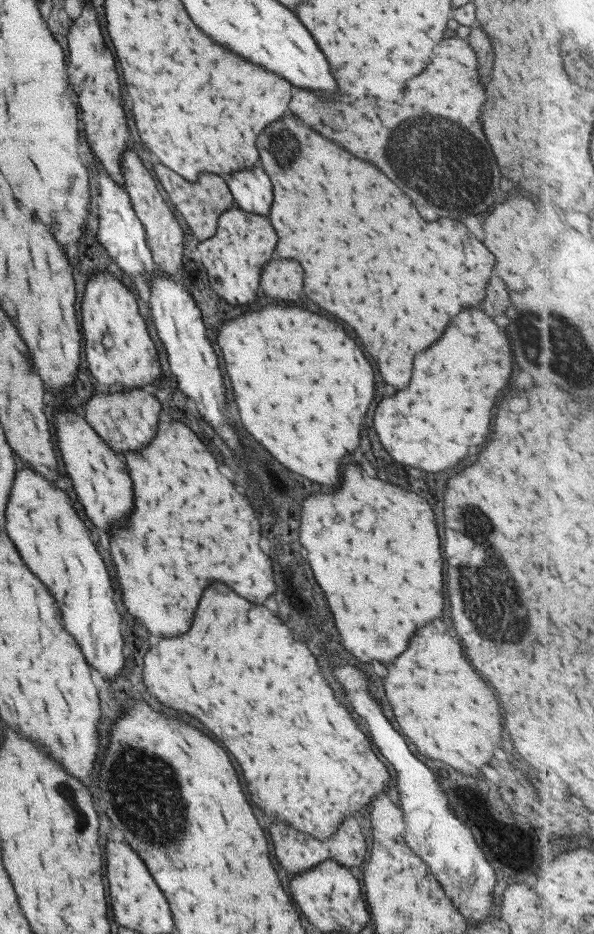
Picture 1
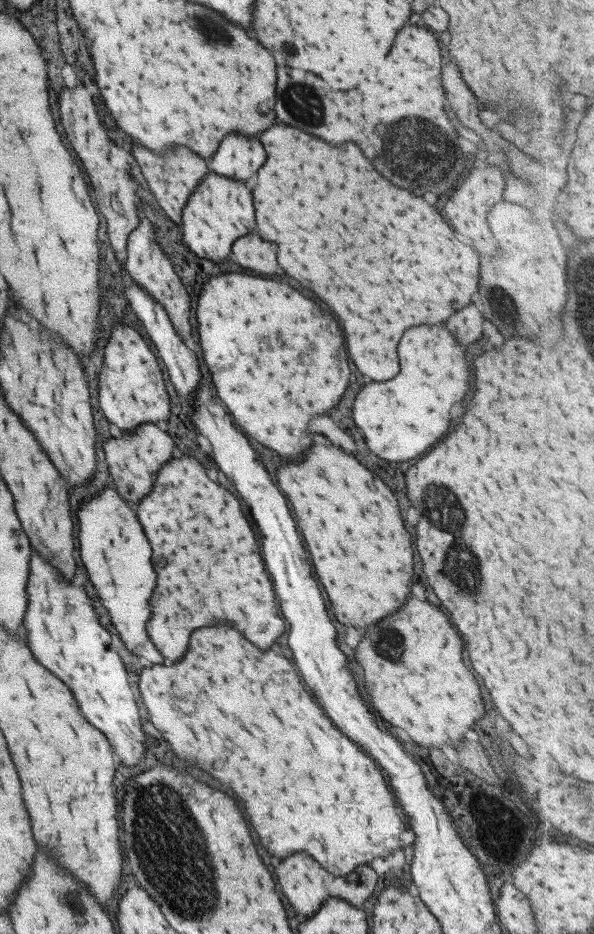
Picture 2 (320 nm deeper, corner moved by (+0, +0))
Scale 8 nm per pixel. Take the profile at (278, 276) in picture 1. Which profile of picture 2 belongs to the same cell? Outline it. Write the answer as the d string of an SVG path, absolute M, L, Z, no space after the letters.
M247 234L236 238L230 246L231 260L255 270L259 274L275 274L277 264L275 264L275 252L277 246L271 242L263 242L257 234Z

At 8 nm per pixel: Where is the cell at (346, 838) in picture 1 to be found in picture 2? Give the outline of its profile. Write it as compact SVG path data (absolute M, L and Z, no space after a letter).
M303 852L281 860L279 866L275 868L275 876L277 876L277 884L281 884L283 896L289 900L289 904L295 908L299 916L313 916L324 900L331 897L340 898L355 908L360 908L375 890L375 881L379 878L369 864L360 864L347 876L333 876L324 868L321 870L321 866L313 858L305 856Z

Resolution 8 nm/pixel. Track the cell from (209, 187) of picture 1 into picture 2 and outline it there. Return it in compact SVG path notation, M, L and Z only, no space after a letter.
M133 146L132 155L137 160L137 166L146 180L149 192L153 194L159 208L176 224L180 224L181 209L185 206L185 201L190 192L195 188L200 180L205 178L205 173L209 171L207 164L197 158L191 150L187 148L169 148L165 154L153 154L143 146Z

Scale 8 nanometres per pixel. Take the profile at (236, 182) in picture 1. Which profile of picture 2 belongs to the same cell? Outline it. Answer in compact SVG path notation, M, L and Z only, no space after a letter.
M227 134L215 156L209 160L207 167L217 176L233 180L247 180L263 164L265 152L257 138L245 138L241 134Z

